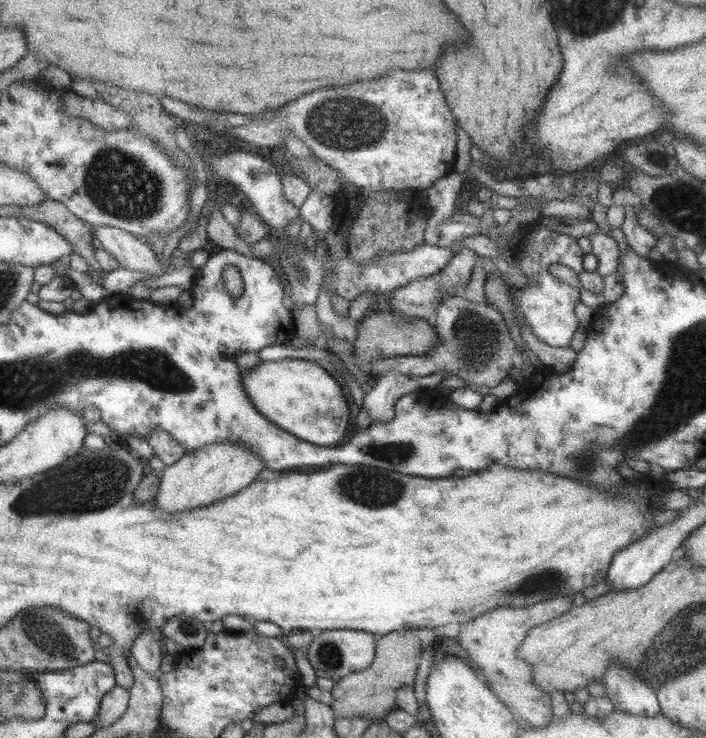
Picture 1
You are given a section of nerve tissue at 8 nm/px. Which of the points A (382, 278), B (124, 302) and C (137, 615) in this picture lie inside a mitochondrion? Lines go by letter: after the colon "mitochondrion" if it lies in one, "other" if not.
A: other
B: other
C: mitochondrion

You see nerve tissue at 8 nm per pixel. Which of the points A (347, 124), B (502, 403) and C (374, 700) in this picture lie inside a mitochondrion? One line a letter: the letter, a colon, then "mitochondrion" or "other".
A: mitochondrion
B: other
C: other

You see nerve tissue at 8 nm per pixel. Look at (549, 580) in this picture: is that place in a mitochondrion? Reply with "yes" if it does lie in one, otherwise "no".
yes

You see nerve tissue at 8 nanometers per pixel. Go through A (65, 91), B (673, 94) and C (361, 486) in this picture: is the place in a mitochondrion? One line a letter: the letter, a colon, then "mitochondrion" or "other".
A: other
B: other
C: mitochondrion

